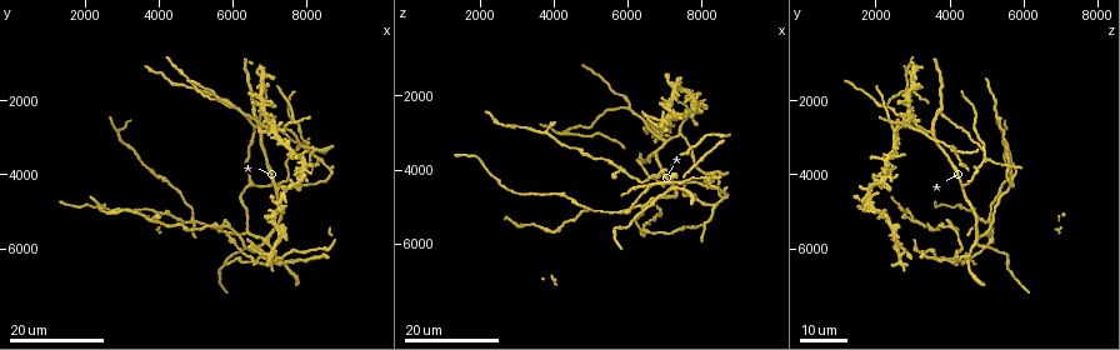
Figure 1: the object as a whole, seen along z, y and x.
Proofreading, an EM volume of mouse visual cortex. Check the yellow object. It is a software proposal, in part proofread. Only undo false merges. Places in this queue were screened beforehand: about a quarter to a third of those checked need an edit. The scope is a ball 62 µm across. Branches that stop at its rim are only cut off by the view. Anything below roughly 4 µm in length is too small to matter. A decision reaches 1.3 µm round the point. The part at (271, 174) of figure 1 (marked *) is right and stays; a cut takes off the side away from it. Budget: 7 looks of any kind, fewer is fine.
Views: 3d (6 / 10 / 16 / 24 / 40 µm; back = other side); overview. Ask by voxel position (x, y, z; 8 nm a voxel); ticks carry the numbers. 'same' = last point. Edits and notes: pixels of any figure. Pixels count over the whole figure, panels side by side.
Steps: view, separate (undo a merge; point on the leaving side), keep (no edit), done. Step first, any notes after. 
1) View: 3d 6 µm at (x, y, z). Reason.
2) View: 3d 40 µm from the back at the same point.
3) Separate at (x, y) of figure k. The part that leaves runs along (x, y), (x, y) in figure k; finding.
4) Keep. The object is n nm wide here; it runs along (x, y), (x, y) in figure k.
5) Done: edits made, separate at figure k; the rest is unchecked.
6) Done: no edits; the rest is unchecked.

View: 3d 24 µm at (6800, 2700, 3100). Thin arm on a thick one.

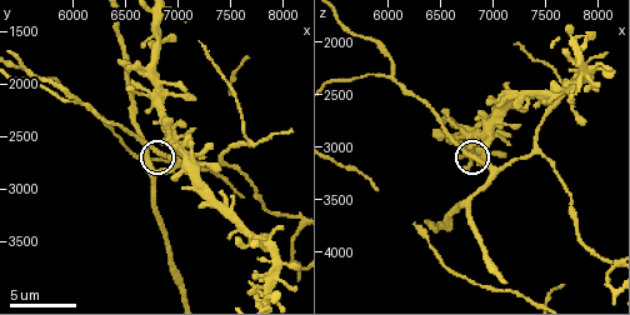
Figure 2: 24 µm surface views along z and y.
View: 3d 6 µm at (6820, 2640, 3100).

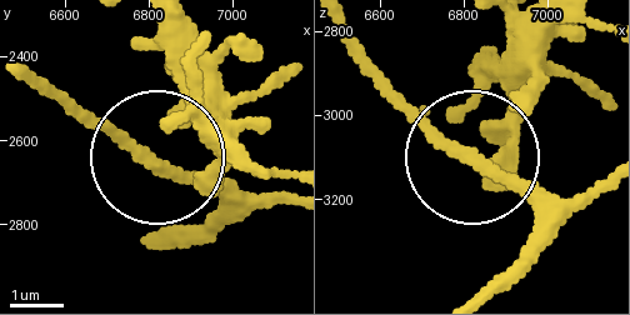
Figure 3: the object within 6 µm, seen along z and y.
Keep. 3 arms meet here; it runs along (485, 293), (530, 239), (535, 211), (355, 41) in figure 3; continuous, no second neuron.

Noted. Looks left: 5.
View: 3d 24 µm at (5000, 1700, 2900).

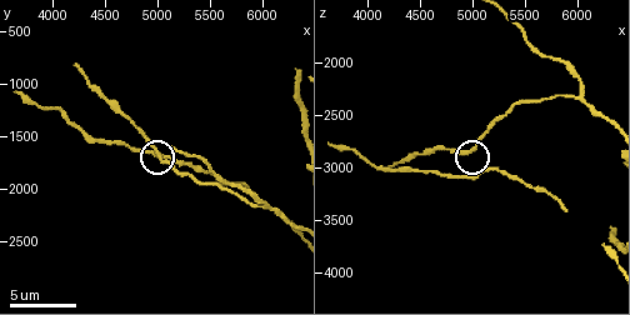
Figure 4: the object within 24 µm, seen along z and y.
View: 3d 6 µm at (5020, 1660, 2840).

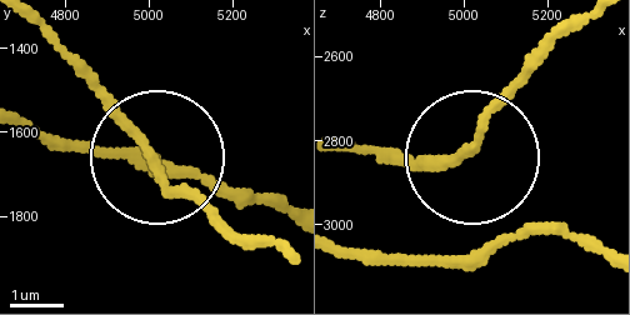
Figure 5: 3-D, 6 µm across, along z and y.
Keep. 3 arms meet here; it runs along (268, 244), (179, 190), (71, 55) in figure 5; continuous, no second neuron.

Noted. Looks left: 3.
View: 3d 16 µm at (7400, 2740, 3020). A fork.

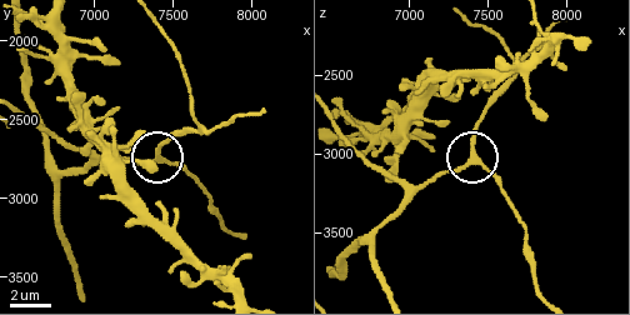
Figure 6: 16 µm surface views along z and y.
View: 3d 6 µm at (7420, 2740, 3020). Closer look.

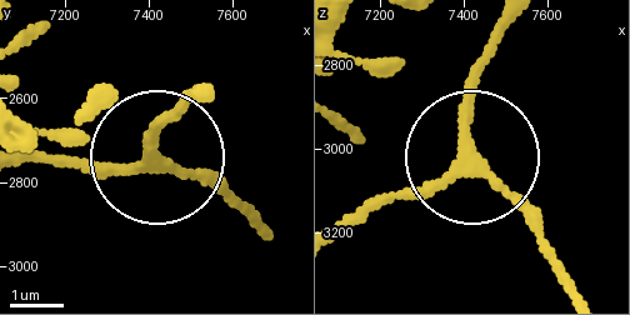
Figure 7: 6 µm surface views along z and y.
Keep. 3 arms meet here; it runs along (26, 163), (156, 163), (174, 109) in figure 7; one neuron here.

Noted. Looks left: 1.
Done: no edits; the rest is unchecked.

